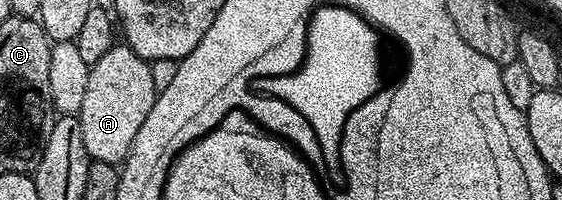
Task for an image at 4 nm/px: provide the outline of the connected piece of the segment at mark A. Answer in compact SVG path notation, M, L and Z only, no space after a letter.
M123 43L113 45L98 63L90 66L86 79L86 96L78 114L82 143L89 158L119 166L134 143L150 107L154 107L157 90L149 62L143 61L131 47Z

